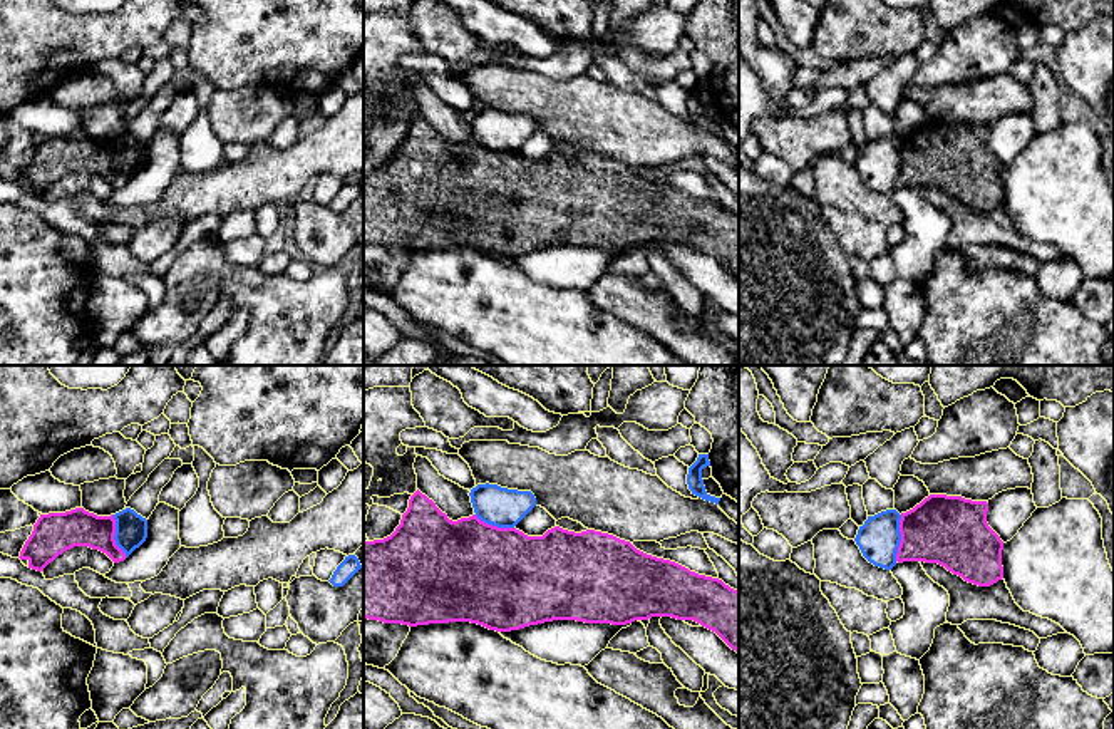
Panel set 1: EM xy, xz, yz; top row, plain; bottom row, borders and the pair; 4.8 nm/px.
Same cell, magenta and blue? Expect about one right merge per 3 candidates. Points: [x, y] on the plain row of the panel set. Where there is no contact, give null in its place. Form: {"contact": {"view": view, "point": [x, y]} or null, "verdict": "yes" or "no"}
{"contact": {"view": "yz", "point": [902, 163]}, "verdict": "no"}

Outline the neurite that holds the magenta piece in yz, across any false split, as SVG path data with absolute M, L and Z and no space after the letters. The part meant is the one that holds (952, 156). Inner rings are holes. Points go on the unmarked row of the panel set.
M930 119L901 137L896 186L938 188L968 208L997 208L1003 203L1003 166L988 151L987 136L987 126Z

